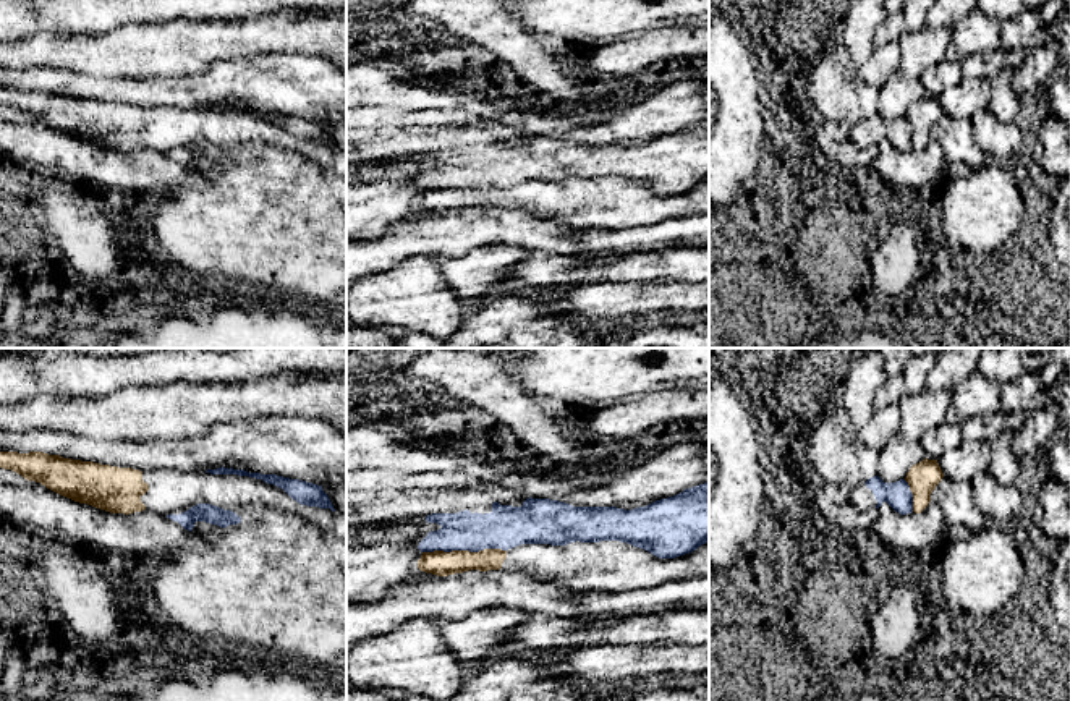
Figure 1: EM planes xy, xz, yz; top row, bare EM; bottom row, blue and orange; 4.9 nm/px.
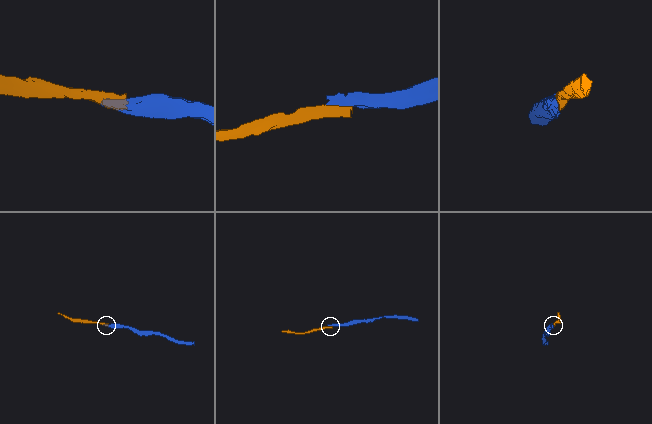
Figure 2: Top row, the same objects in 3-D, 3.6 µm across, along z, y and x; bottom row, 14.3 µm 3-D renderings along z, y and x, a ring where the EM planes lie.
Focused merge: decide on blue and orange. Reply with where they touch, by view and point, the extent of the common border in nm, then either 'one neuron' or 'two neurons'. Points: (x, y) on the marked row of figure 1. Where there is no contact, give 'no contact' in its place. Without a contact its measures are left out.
meets blue in xz at (463, 549); contact 420 nm long; two neurons

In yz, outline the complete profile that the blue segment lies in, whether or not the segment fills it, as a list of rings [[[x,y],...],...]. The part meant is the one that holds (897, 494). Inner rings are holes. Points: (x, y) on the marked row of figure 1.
[[[879,476],[869,478],[866,482],[851,491],[848,500],[860,512],[879,508],[884,502],[887,502],[900,515],[913,512],[913,494],[905,479],[889,484]]]

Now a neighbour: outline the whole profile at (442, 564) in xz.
[[[620,541],[570,542],[567,546],[521,544],[508,550],[484,549],[422,552],[418,568],[437,576],[469,570],[521,571],[541,581],[552,581],[571,593],[633,591],[654,588],[669,580],[709,575],[709,544],[675,557],[659,559]]]

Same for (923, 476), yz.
[[[928,460],[913,465],[907,473],[905,481],[913,494],[913,512],[921,513],[931,502],[931,494],[942,481],[944,473],[937,460]]]

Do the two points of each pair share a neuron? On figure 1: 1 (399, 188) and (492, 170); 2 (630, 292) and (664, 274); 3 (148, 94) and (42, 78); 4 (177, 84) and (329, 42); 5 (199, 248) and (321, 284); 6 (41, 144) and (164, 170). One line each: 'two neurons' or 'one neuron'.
1: two neurons
2: two neurons
3: one neuron
4: two neurons
5: one neuron
6: one neuron

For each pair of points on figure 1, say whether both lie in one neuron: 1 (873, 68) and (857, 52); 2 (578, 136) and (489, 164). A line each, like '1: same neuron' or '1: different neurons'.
1: different neurons
2: different neurons

